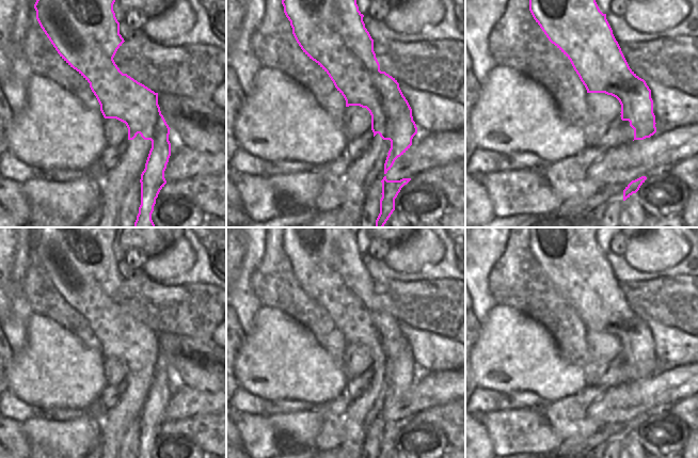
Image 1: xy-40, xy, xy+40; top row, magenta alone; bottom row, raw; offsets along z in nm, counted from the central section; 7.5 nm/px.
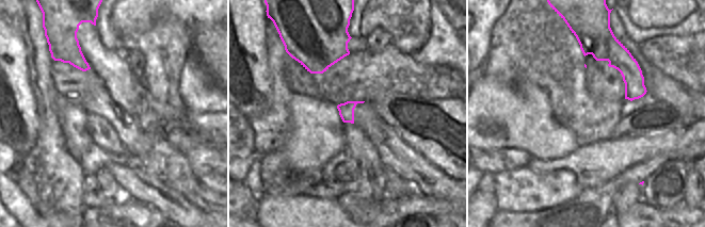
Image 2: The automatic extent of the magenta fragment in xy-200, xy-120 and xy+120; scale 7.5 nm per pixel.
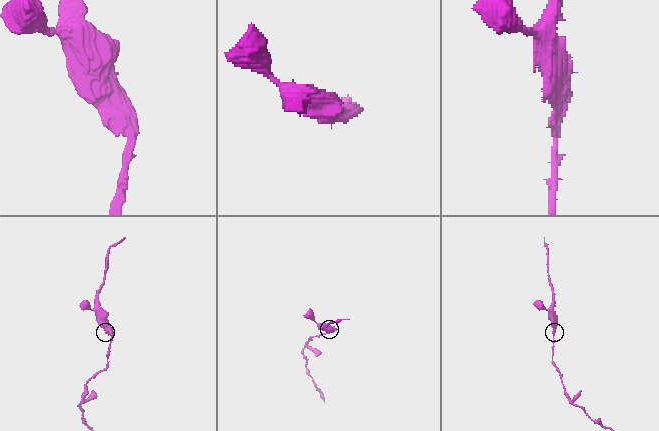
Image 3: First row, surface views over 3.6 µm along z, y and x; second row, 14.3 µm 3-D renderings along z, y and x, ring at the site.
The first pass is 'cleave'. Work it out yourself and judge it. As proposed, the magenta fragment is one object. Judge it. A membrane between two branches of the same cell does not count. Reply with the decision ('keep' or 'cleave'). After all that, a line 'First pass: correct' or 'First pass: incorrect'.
cleave
First pass: correct

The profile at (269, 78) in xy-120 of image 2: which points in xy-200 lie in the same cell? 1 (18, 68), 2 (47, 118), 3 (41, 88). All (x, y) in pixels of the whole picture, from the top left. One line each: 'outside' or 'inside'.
1: inside
2: outside
3: outside

